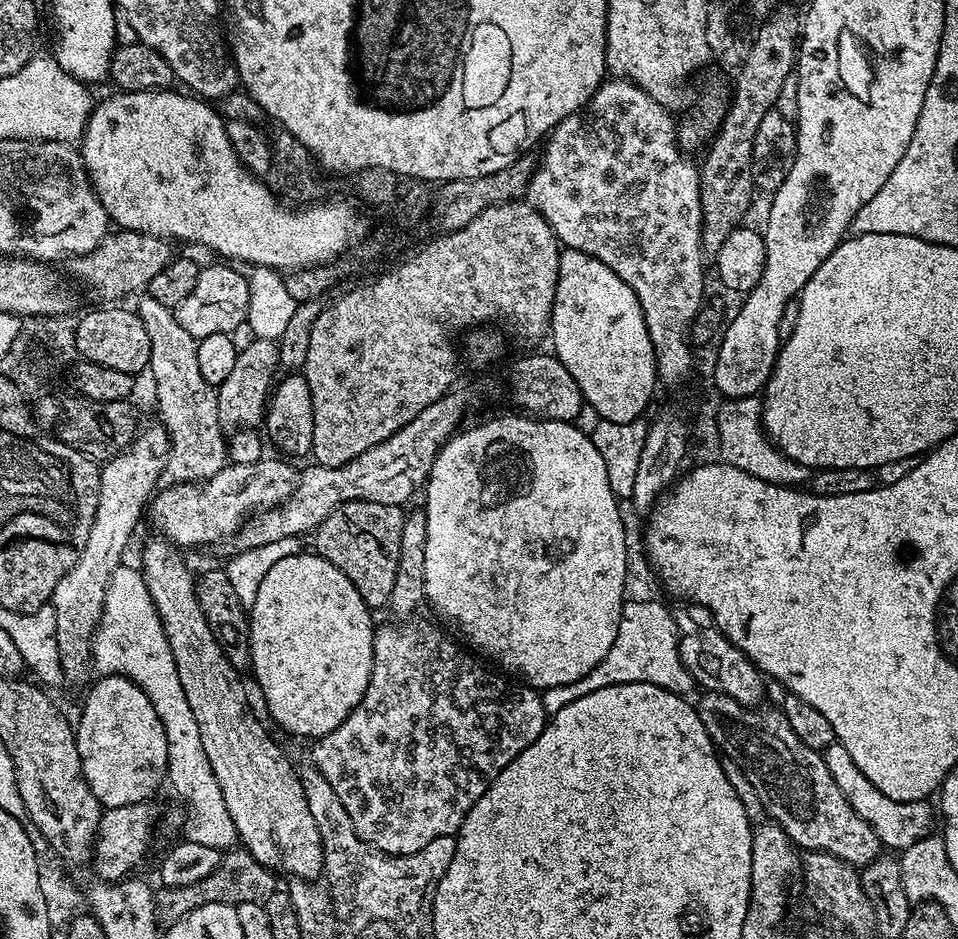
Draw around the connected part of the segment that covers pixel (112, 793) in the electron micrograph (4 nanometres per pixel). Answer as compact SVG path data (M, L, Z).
M115 675L97 681L74 724L82 774L104 808L151 801L168 774L168 739L158 712L133 680Z

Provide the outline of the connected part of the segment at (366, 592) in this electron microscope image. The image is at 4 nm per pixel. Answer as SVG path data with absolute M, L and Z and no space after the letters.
M355 500L346 502L338 506L331 514L314 529L316 536L315 555L326 558L350 582L354 582L354 590L362 594L362 598L367 602L369 609L384 608L390 598L390 590L394 590L394 574L398 574L398 542L402 538L402 522L406 512L401 505L383 504L382 502L366 502L365 500Z

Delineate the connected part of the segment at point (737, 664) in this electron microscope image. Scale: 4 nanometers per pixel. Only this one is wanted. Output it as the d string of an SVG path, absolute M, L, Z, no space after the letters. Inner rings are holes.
M684 602L679 607L680 609L675 609L674 615L679 636L681 662L692 675L695 683L701 689L726 694L734 698L734 702L747 708L763 705L766 677L757 668L756 663L746 654L742 654L738 646L729 642L726 634L722 634L722 630L714 622L710 610L706 610L706 606Z

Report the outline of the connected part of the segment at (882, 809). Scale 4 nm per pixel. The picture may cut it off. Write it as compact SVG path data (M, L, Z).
M831 744L829 748L824 749L822 755L834 782L838 782L838 790L846 794L846 802L850 802L850 806L854 806L856 813L871 826L874 834L878 834L881 845L910 842L914 834L924 834L931 828L934 808L933 805L931 808L928 800L898 802L894 798L886 798L886 794L882 794L882 790L878 790L878 786L874 786L874 782L870 782L870 778L866 778L866 774L862 774L858 766L854 766L854 758L846 754L841 744Z

